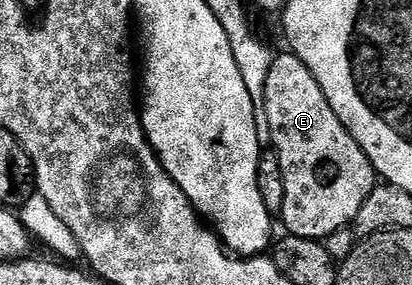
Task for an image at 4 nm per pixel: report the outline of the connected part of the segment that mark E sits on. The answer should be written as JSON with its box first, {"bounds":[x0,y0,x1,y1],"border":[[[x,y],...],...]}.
{"bounds":[264,51,376,241],"border":[[[289,51],[279,52],[272,67],[268,67],[268,79],[264,83],[264,111],[268,115],[270,145],[278,156],[278,165],[282,168],[282,221],[286,224],[285,232],[291,237],[303,237],[313,241],[322,241],[331,237],[336,231],[353,226],[364,199],[373,191],[376,174],[368,155],[352,139],[348,127],[340,123],[332,103],[324,95],[316,75]]]}

